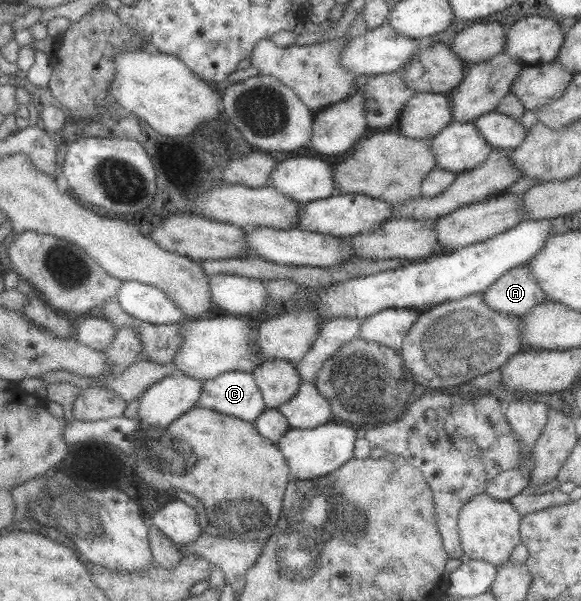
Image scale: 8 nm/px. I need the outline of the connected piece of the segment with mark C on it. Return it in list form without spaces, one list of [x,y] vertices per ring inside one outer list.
[[[227,371],[203,382],[195,406],[252,423],[266,408],[251,374],[241,371]]]

